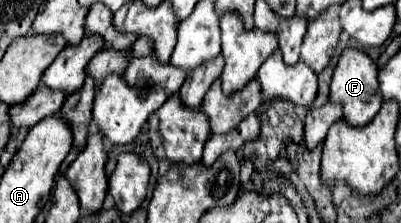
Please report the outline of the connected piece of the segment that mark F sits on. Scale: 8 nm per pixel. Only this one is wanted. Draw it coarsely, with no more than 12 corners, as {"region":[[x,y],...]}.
{"region":[[344,50],[328,100],[354,128],[382,106],[376,64]]}

